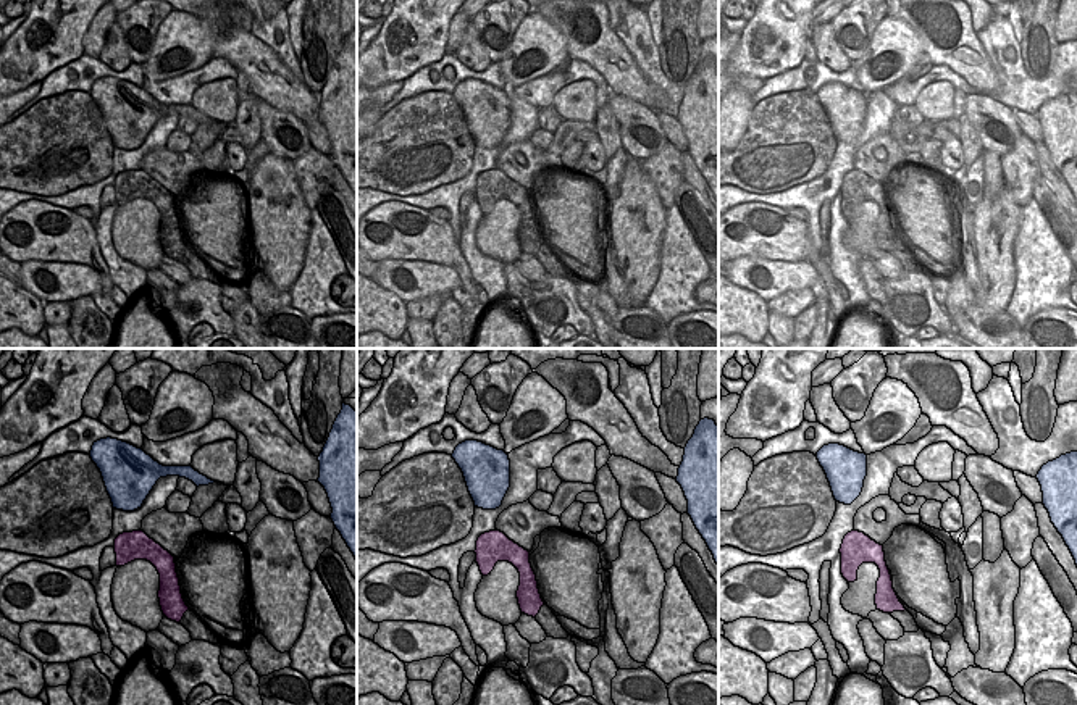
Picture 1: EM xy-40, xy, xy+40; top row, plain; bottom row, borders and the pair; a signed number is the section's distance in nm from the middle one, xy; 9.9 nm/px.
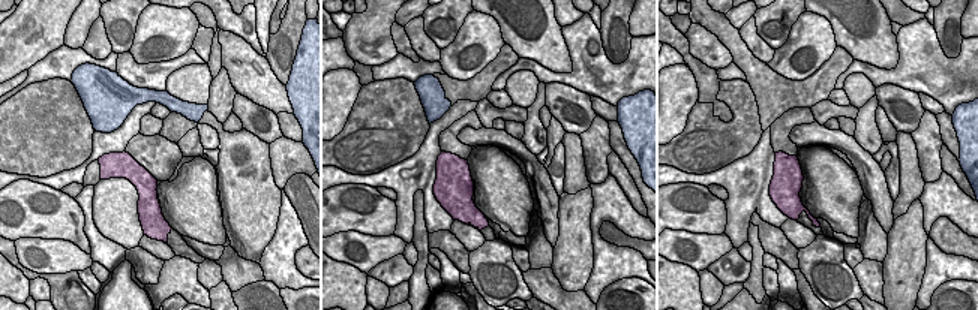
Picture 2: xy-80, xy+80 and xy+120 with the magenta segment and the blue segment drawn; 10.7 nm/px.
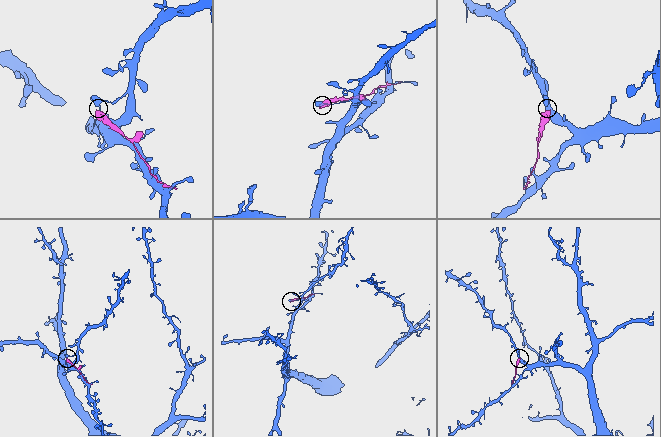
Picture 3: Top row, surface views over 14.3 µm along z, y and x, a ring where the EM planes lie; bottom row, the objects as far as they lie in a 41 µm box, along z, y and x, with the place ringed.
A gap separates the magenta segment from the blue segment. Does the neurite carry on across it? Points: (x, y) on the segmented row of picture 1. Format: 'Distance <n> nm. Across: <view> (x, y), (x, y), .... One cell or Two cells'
Distance 200 nm. Across: xy-40 (133, 531), (133, 510). Two cells.

